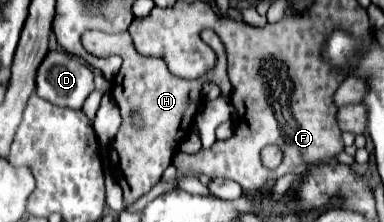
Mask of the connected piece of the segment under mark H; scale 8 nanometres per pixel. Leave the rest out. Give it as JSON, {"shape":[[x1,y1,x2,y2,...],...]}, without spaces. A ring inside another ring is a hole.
{"shape":[[204,30,204,42,216,52,216,64,208,74,202,78,184,82,182,78,170,74,166,62,162,58,148,58,140,56,134,46,128,32,124,34,104,34,104,32,86,32,82,36,82,44,90,54,103,58,116,54,122,58,122,68,118,76,114,78,112,86,112,98,120,108,122,114,122,126,110,144,110,162,116,166,116,182,124,190,124,206,132,206,140,196,144,196,164,174,164,170,170,166,172,156,178,148,178,144,190,134,194,116,200,106,200,86,204,82,214,82,222,88,222,92,232,92,232,84,226,74,226,52,216,36,214,30],[132,114,138,114,144,122,140,128,134,126],[182,128,186,128,186,134,178,134]]}

